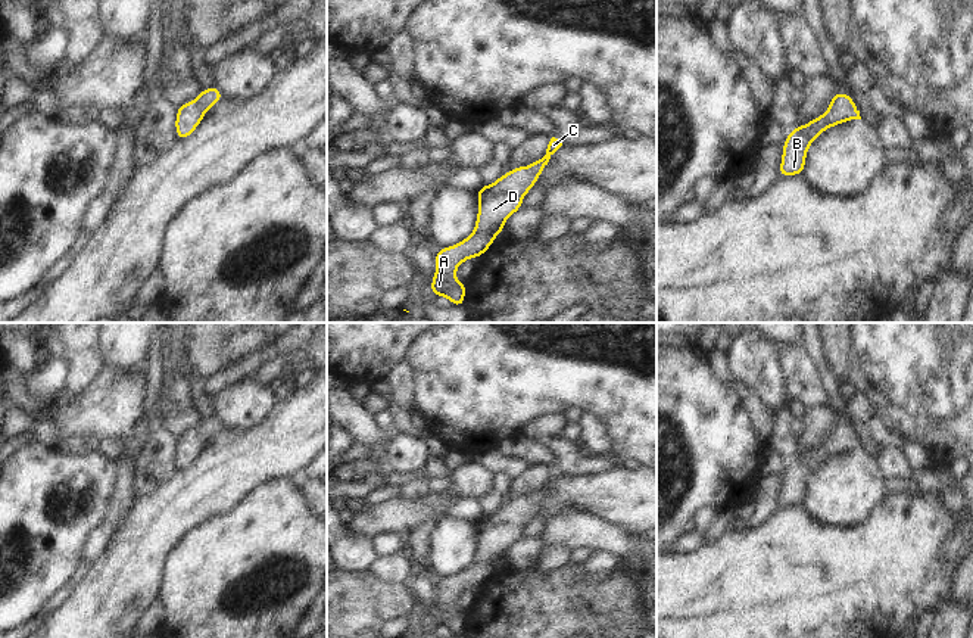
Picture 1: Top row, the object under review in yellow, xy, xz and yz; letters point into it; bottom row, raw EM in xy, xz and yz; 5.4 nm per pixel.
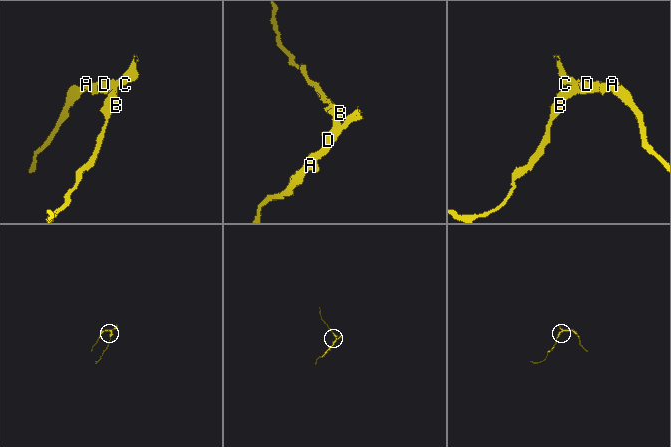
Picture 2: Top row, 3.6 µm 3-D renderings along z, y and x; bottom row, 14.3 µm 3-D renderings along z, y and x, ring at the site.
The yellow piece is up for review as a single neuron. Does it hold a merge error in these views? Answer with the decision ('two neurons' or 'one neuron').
one neuron

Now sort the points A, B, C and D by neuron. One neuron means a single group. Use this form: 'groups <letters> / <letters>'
groups A B C D

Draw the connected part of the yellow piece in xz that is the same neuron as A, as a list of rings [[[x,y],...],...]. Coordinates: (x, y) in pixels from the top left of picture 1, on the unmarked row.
[[[552,467],[546,485],[536,489],[527,497],[515,497],[509,502],[502,504],[495,513],[483,514],[475,526],[478,529],[478,544],[475,547],[474,561],[456,575],[440,578],[434,585],[436,603],[428,613],[431,626],[445,626],[452,632],[452,637],[464,637],[467,614],[455,607],[458,597],[471,588],[480,588],[493,575],[496,566],[505,561],[505,551],[523,538],[523,527],[536,516],[537,508],[546,498],[551,486],[562,476],[562,473]]]

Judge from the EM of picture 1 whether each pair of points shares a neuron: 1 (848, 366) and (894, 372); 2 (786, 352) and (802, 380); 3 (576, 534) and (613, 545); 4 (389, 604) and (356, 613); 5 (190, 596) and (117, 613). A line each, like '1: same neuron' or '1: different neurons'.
1: same neuron
2: same neuron
3: same neuron
4: same neuron
5: different neurons

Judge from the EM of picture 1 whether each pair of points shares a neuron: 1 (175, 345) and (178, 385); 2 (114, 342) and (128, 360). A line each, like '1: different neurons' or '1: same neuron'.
1: different neurons
2: same neuron

